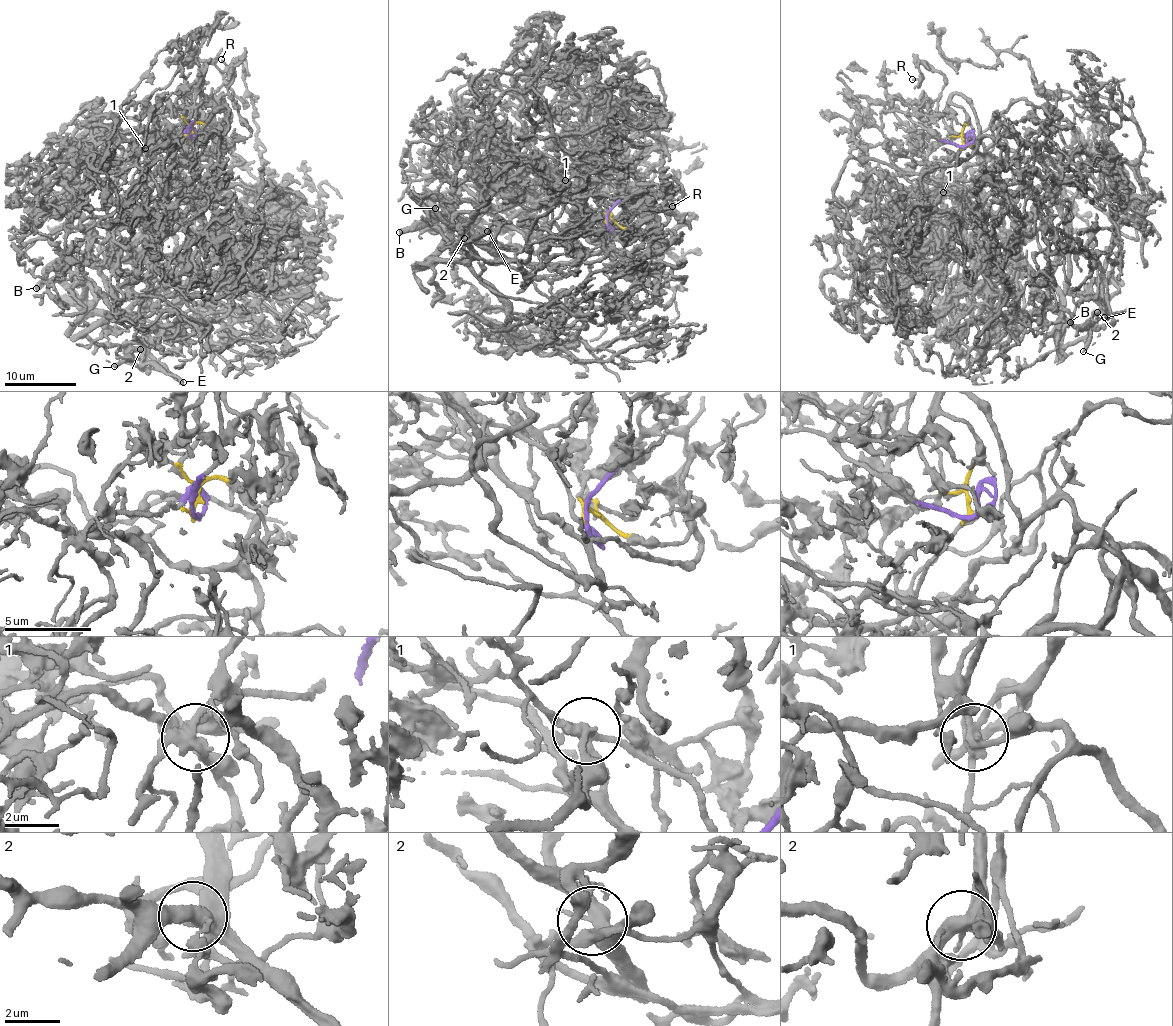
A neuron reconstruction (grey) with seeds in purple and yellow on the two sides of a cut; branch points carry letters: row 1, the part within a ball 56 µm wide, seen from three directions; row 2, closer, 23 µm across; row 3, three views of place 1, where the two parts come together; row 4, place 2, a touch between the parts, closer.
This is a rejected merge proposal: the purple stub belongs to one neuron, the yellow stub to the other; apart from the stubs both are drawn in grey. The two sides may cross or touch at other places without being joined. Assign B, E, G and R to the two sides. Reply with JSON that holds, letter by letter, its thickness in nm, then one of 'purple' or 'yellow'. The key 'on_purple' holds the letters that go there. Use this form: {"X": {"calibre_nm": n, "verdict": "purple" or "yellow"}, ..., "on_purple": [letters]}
{"B": {"calibre_nm": 550, "verdict": "purple"}, "E": {"calibre_nm": 320, "verdict": "yellow"}, "G": {"calibre_nm": 360, "verdict": "yellow"}, "R": {"calibre_nm": 150, "verdict": "yellow"}, "on_purple": ["B"]}

